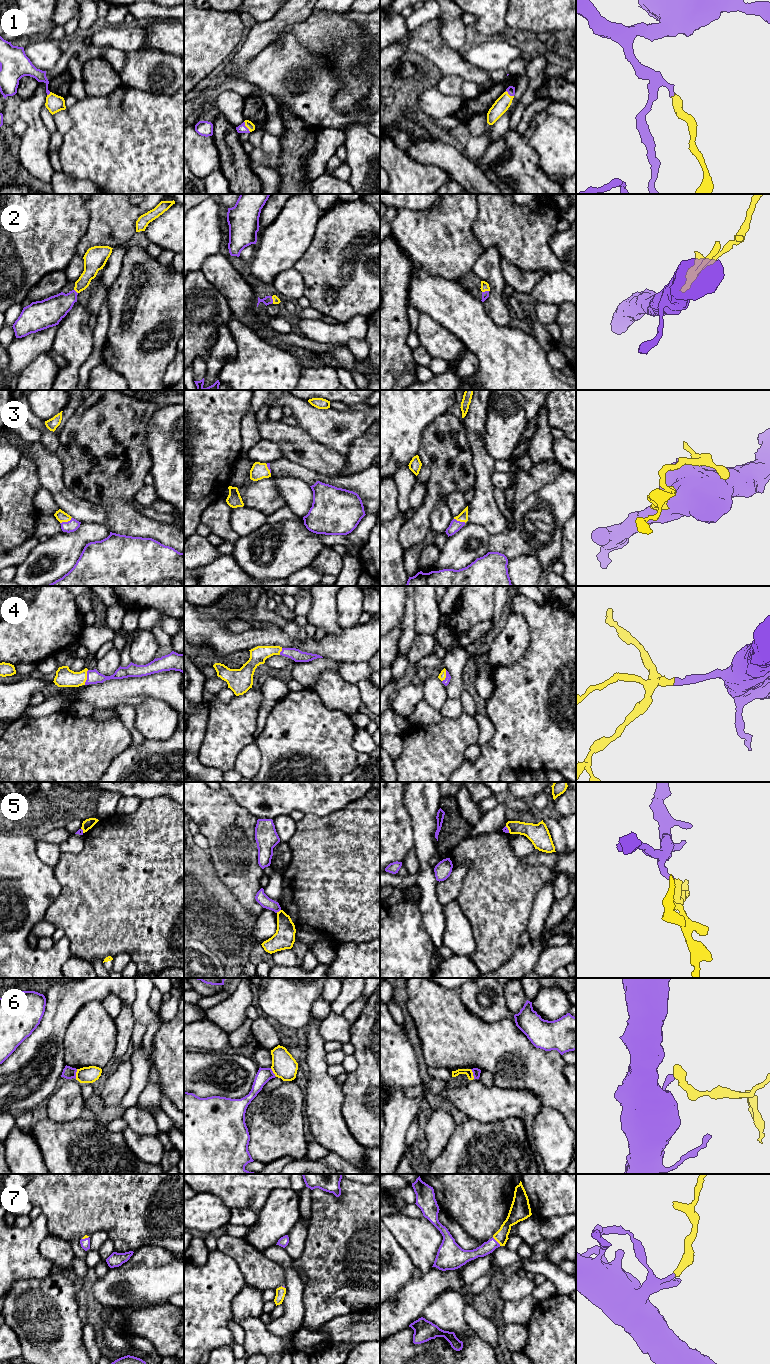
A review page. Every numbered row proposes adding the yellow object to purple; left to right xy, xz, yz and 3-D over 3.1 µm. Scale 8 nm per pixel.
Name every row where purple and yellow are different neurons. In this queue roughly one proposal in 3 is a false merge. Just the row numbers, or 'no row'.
5, 6

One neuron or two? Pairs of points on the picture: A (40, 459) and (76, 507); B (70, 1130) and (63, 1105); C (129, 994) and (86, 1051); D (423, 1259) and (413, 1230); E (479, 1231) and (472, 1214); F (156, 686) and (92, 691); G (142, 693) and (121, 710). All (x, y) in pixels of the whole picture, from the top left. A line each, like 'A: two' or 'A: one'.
A: one
B: two
C: two
D: one
E: one
F: one
G: two

